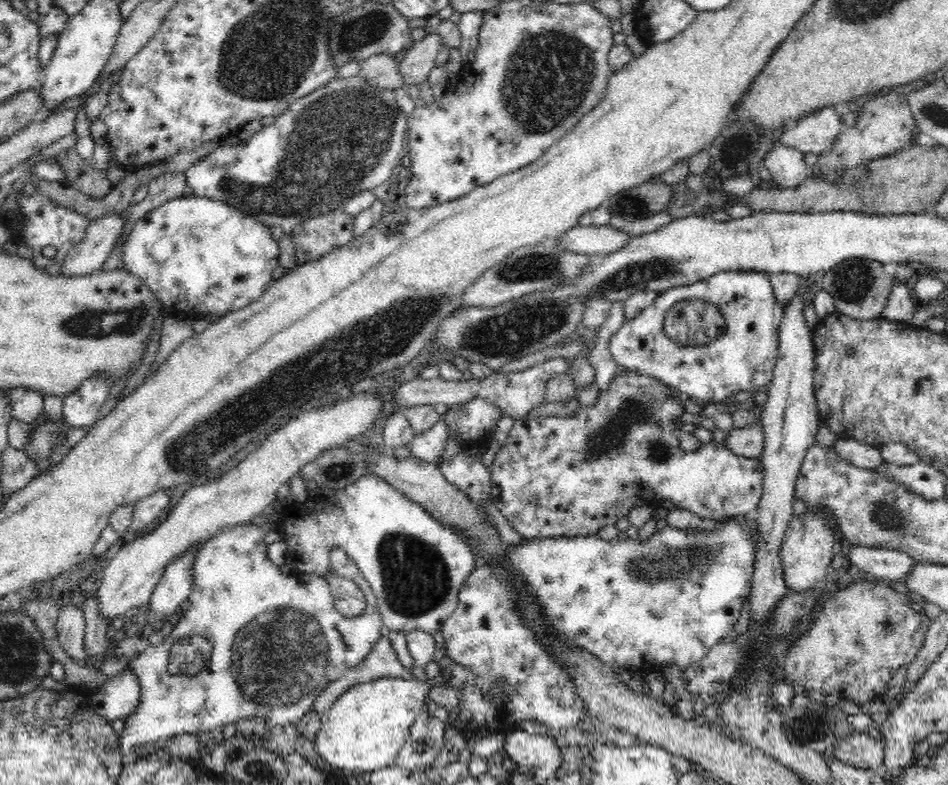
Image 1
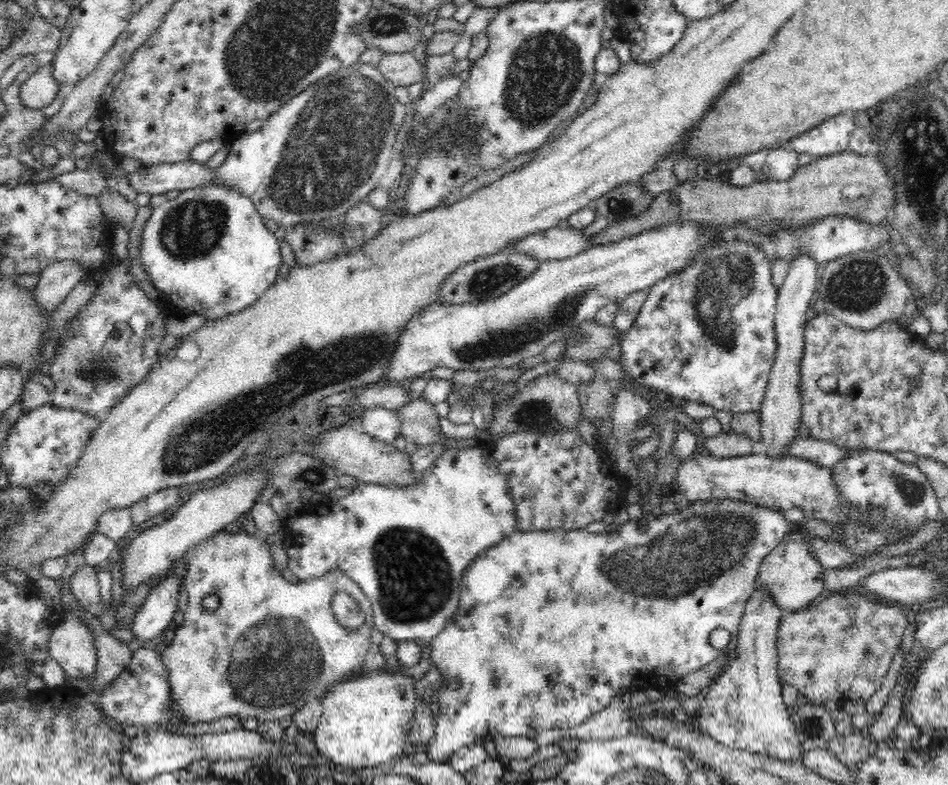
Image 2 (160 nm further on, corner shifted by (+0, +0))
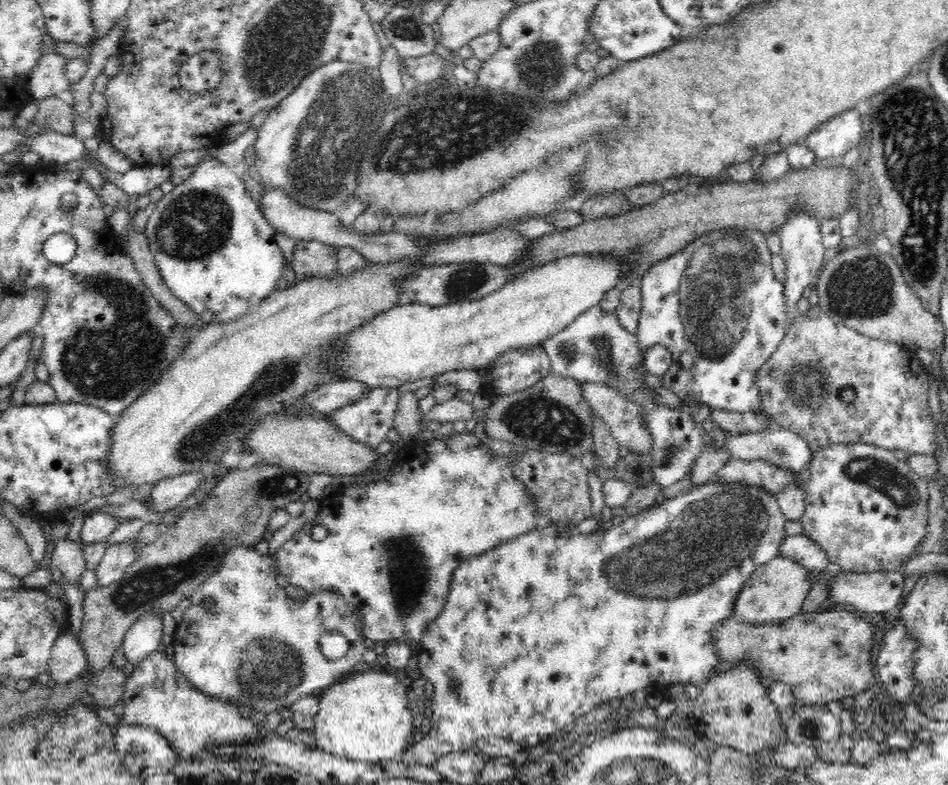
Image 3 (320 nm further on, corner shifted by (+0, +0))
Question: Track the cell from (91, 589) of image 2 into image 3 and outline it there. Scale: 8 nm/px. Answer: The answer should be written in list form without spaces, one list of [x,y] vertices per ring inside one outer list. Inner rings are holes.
[[[68,538],[58,539],[52,556],[47,563],[44,563],[44,567],[60,570],[70,584],[79,588],[79,578],[87,569],[82,550],[83,548],[76,541]]]

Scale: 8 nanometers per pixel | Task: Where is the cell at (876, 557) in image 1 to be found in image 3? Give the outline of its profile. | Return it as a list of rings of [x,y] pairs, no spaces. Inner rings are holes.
[[[787,536],[780,545],[777,556],[789,558],[812,573],[820,574],[832,567],[832,562],[825,552],[807,536]]]

